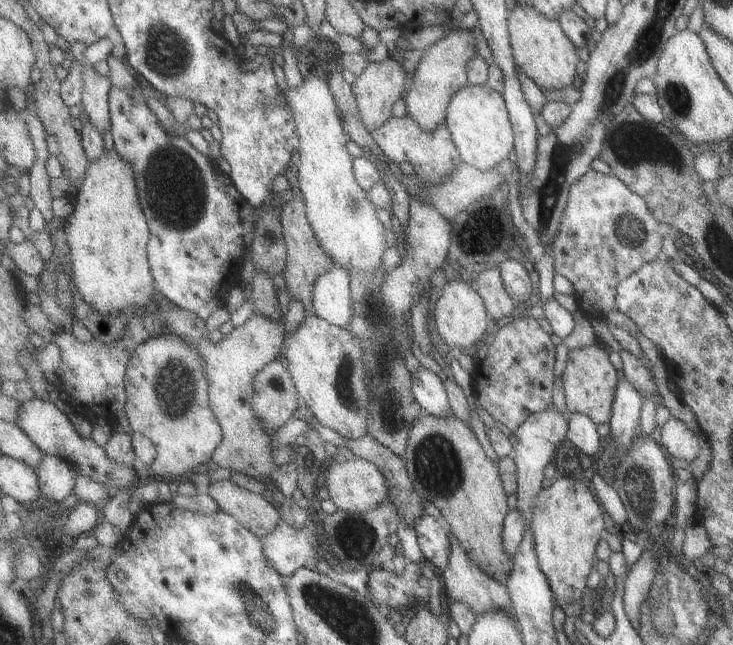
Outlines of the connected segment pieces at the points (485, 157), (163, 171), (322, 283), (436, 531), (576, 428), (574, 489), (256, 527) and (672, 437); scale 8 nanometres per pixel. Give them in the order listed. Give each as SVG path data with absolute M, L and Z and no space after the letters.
M468 84L452 97L443 124L462 155L463 162L483 171L494 170L514 150L513 128L504 97L492 87Z
M113 88L111 92L111 112L112 112L112 135L115 140L115 149L128 158L128 162L132 162L132 166L136 170L136 178L138 178L140 199L144 206L144 211L148 212L147 218L152 218L152 246L149 246L149 259L151 260L152 272L156 274L156 288L176 306L180 306L185 310L200 314L204 320L208 320L212 314L216 314L216 310L225 307L227 302L226 296L230 294L230 289L235 283L238 283L242 274L242 266L246 260L246 253L252 251L252 242L257 232L257 222L259 221L259 210L252 204L246 202L238 196L235 184L226 172L220 169L216 161L208 158L206 154L202 154L196 146L192 146L185 137L176 136L174 133L168 132L162 124L158 114L148 106L148 96L142 94L140 90L132 88L132 90L120 90Z
M340 263L324 273L315 284L314 304L317 314L333 325L350 326L355 315L351 272Z
M426 514L417 520L415 527L426 560L435 570L444 570L447 567L451 549L446 526L440 526L434 516Z
M569 413L567 438L576 446L580 454L594 457L600 453L601 438L597 431L597 424L592 422L586 414Z
M558 476L554 481L556 482L550 487L542 487L534 497L529 527L533 534L534 550L540 570L546 576L556 605L569 605L580 601L583 594L587 592L586 580L594 564L598 541L604 536L606 522L604 522L604 510L597 502L594 492L592 494L592 490L586 487L582 480L575 481Z
M230 477L210 483L208 494L244 526L253 530L261 539L268 536L283 521L280 509L263 494L243 488Z
M672 416L657 430L657 441L670 458L682 458L690 463L700 454L700 440L695 432Z

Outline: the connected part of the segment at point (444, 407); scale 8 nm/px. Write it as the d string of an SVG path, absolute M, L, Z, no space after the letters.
M423 366L414 376L414 394L426 412L437 417L447 417L452 414L446 386L440 377L426 366Z

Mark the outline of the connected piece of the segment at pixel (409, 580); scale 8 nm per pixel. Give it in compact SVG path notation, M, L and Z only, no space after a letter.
M409 562L402 576L396 572L390 572L390 570L372 571L368 589L373 601L377 605L386 604L388 608L400 612L411 607L417 608L421 600L414 596L414 588L419 586L422 567L421 563Z

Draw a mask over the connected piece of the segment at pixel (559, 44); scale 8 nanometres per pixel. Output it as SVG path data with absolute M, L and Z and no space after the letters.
M515 6L507 18L509 41L515 63L519 69L544 91L563 89L572 85L578 75L577 64L580 62L577 48L564 34L556 19L547 19L538 14L533 7Z

